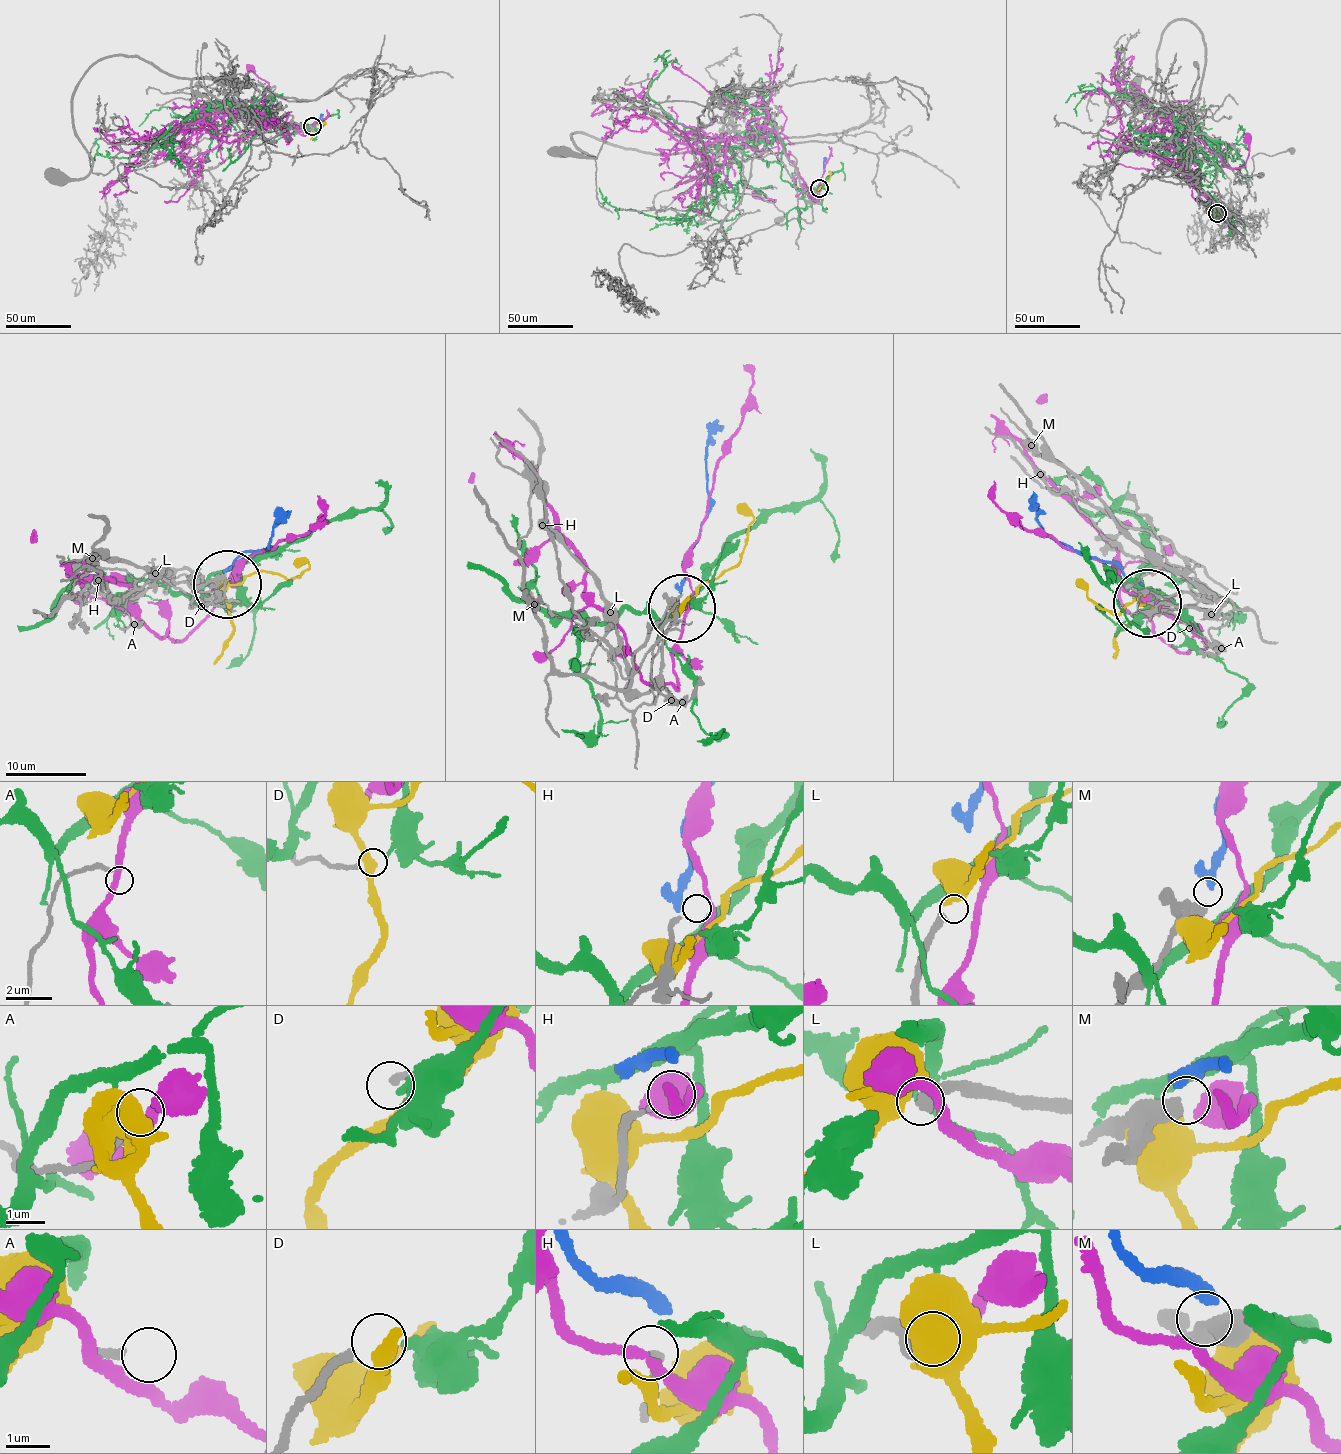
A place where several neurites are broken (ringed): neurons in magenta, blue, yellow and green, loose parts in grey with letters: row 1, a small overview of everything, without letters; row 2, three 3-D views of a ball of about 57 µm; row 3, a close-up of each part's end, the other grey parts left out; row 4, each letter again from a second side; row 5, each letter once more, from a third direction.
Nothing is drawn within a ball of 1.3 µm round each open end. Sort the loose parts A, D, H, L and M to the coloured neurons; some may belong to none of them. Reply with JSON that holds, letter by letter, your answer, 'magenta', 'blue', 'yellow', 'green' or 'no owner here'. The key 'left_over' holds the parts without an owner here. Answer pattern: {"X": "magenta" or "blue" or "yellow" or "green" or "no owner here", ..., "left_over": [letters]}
{"A": "no owner here", "D": "green", "H": "no owner here", "L": "yellow", "M": "blue", "left_over": ["A", "H"]}

